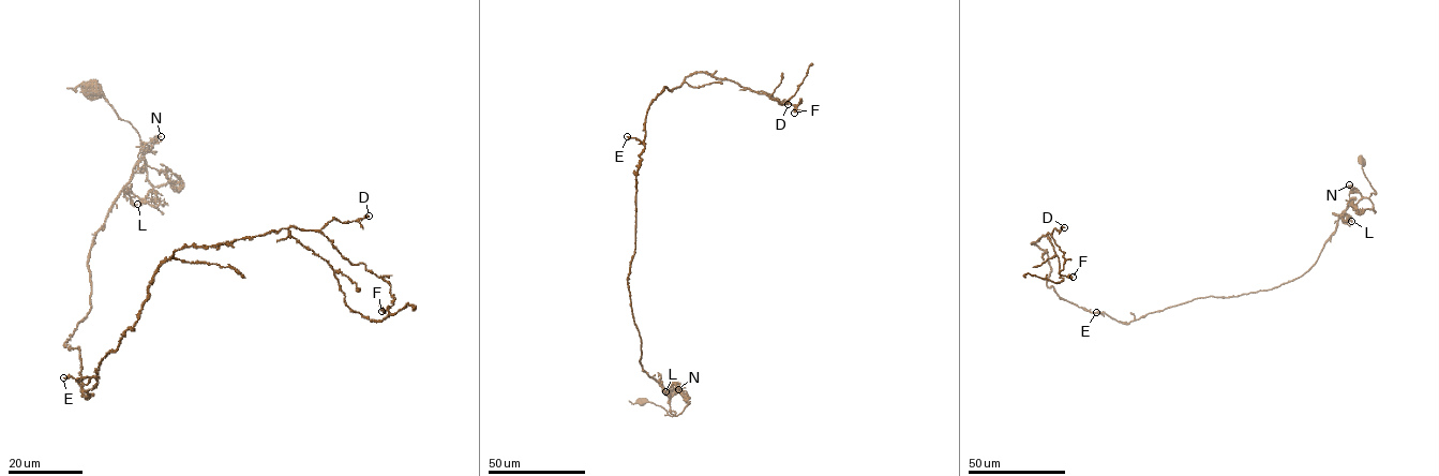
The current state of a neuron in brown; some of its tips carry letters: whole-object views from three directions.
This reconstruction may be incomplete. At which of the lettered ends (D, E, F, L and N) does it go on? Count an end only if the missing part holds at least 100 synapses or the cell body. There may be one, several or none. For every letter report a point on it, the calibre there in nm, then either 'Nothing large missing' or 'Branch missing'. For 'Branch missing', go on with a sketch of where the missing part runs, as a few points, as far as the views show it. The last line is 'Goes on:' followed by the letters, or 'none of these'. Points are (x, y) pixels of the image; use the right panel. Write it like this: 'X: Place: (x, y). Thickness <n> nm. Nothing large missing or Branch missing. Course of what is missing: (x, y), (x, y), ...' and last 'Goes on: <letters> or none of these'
D: Place: (1064, 227). Thickness 280 nm. Nothing large missing
E: Place: (1096, 312). Thickness 300 nm. Nothing large missing
F: Place: (1073, 277). Thickness 600 nm. Nothing large missing
L: Place: (1351, 221). Thickness 160 nm. Nothing large missing
N: Place: (1349, 184). Thickness 190 nm. Nothing large missing
Goes on: none of these

